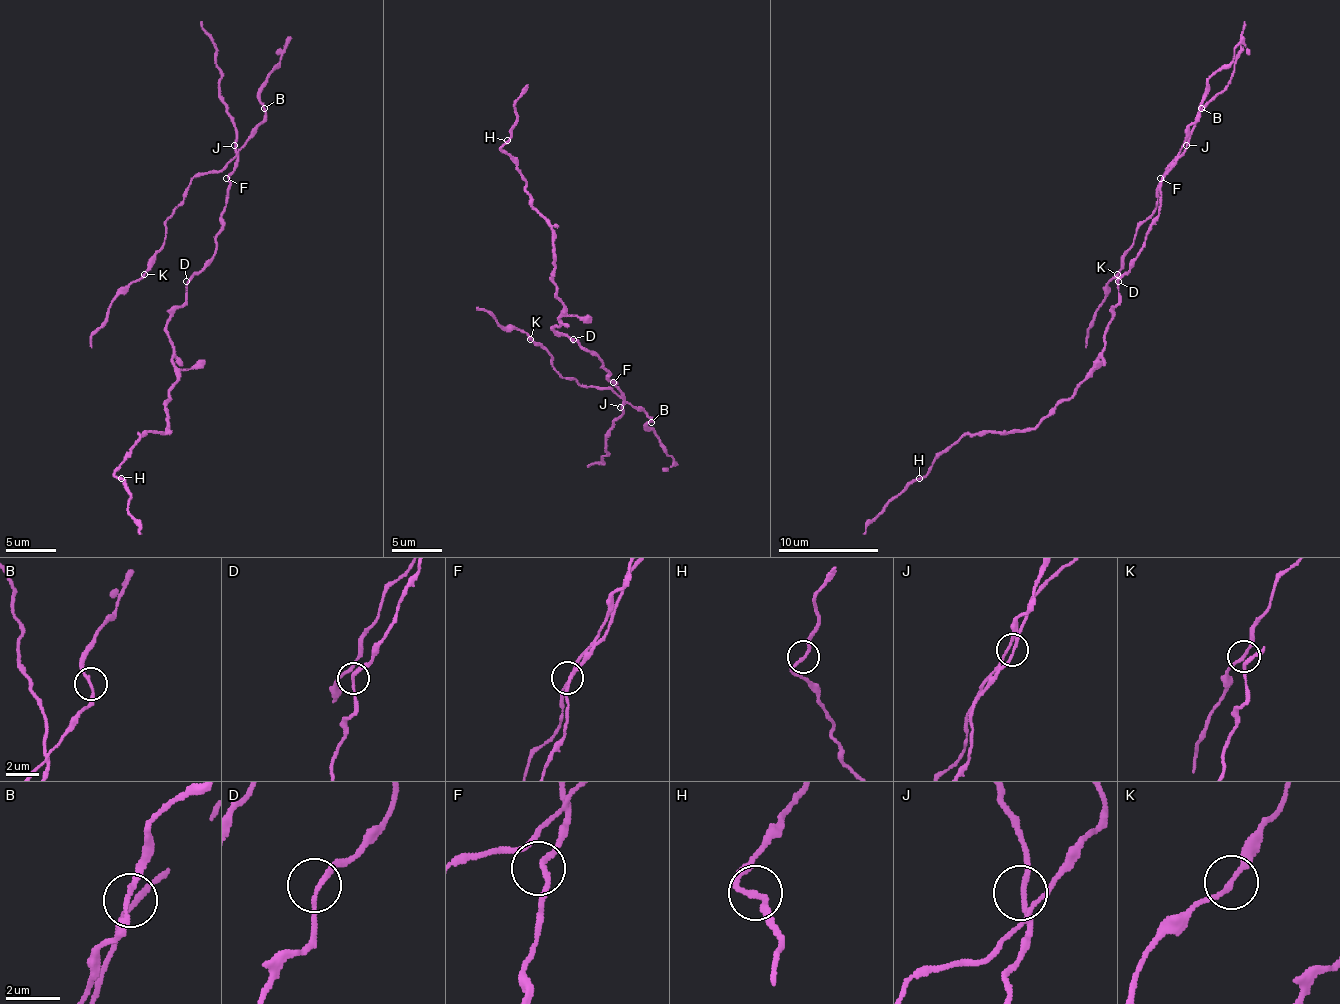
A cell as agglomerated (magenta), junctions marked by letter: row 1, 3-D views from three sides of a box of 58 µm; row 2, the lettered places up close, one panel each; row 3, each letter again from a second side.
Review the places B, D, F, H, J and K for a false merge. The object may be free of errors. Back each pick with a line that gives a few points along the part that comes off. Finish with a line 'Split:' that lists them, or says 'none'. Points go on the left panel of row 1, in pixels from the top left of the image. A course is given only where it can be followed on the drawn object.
Split: none

